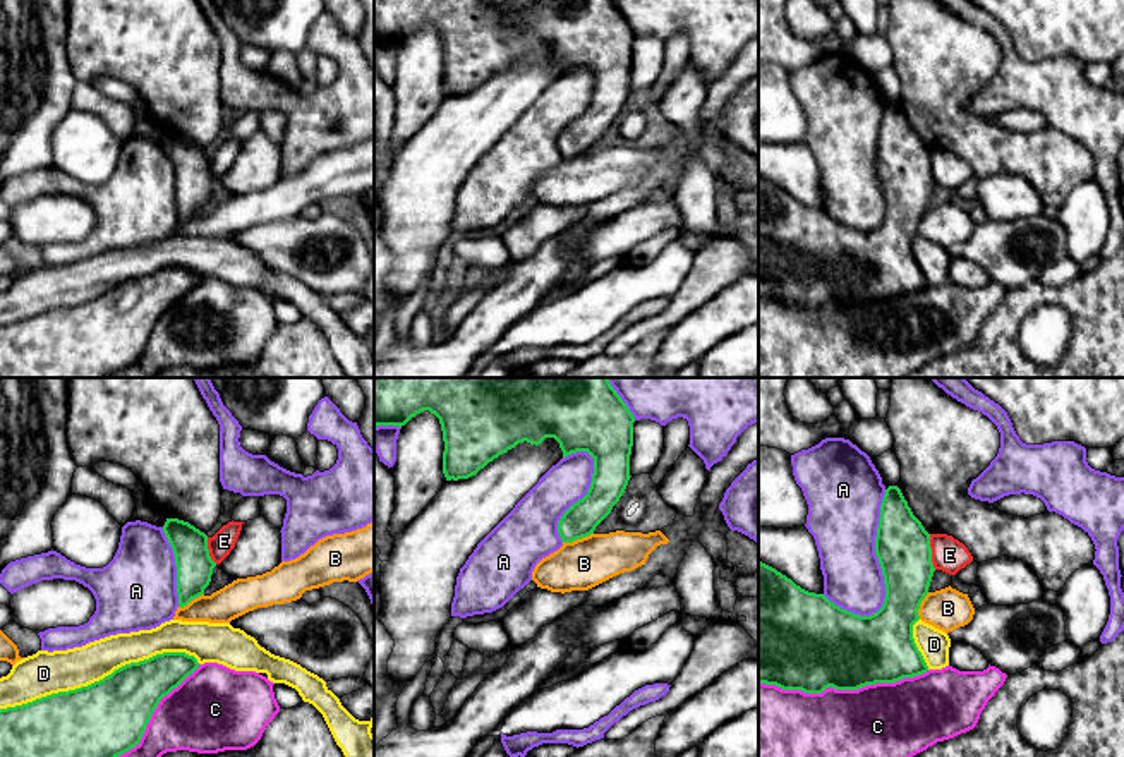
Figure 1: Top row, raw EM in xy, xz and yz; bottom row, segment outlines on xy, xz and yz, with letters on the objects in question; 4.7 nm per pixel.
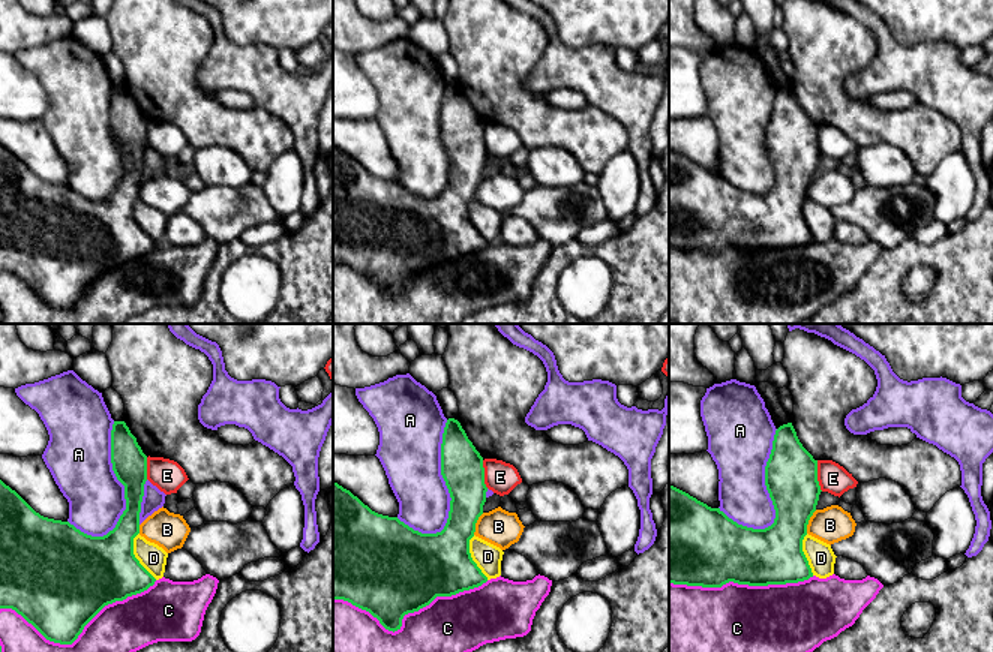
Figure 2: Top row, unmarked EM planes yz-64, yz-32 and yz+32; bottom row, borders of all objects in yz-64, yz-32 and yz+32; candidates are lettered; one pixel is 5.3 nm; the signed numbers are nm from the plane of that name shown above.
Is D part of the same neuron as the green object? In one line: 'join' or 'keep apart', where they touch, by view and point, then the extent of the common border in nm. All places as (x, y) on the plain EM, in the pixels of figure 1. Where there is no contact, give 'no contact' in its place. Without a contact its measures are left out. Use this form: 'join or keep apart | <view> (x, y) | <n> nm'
join | xy (100, 296) | 950 nm

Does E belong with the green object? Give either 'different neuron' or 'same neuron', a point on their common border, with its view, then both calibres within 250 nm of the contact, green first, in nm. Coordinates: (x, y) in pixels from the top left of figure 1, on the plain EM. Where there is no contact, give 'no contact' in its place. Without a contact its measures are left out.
different neuron | yz (930, 167) | 260/160 nm

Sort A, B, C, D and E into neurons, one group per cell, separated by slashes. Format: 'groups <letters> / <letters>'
groups A / B / C / D / E

